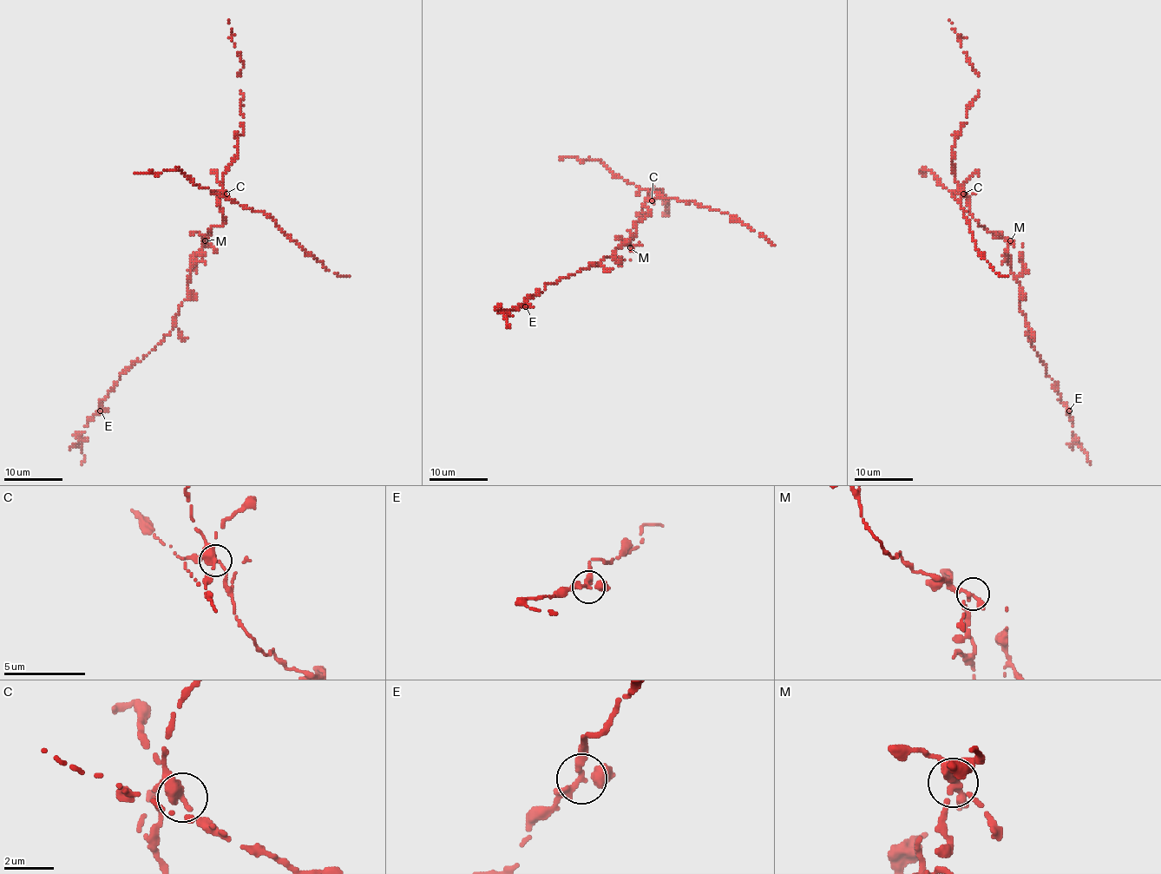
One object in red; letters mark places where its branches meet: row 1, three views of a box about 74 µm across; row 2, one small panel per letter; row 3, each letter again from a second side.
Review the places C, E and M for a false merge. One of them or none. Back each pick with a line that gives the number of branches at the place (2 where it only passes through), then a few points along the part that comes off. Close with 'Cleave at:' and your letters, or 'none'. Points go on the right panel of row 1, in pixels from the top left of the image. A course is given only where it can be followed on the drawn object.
C: 3 | (963, 193), (960, 205), (974, 234), (978, 253), (988, 262), (993, 271), (1007, 277)
Cleave at: C

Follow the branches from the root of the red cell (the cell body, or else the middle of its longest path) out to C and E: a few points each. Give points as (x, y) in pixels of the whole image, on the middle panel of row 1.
C: (628, 246), (635, 234), (634, 226), (650, 212), (645, 201), (647, 199), (652, 200)
E: (628, 246), (624, 241), (613, 259), (606, 256), (597, 265), (546, 284), (541, 293), (525, 298), (525, 306)

